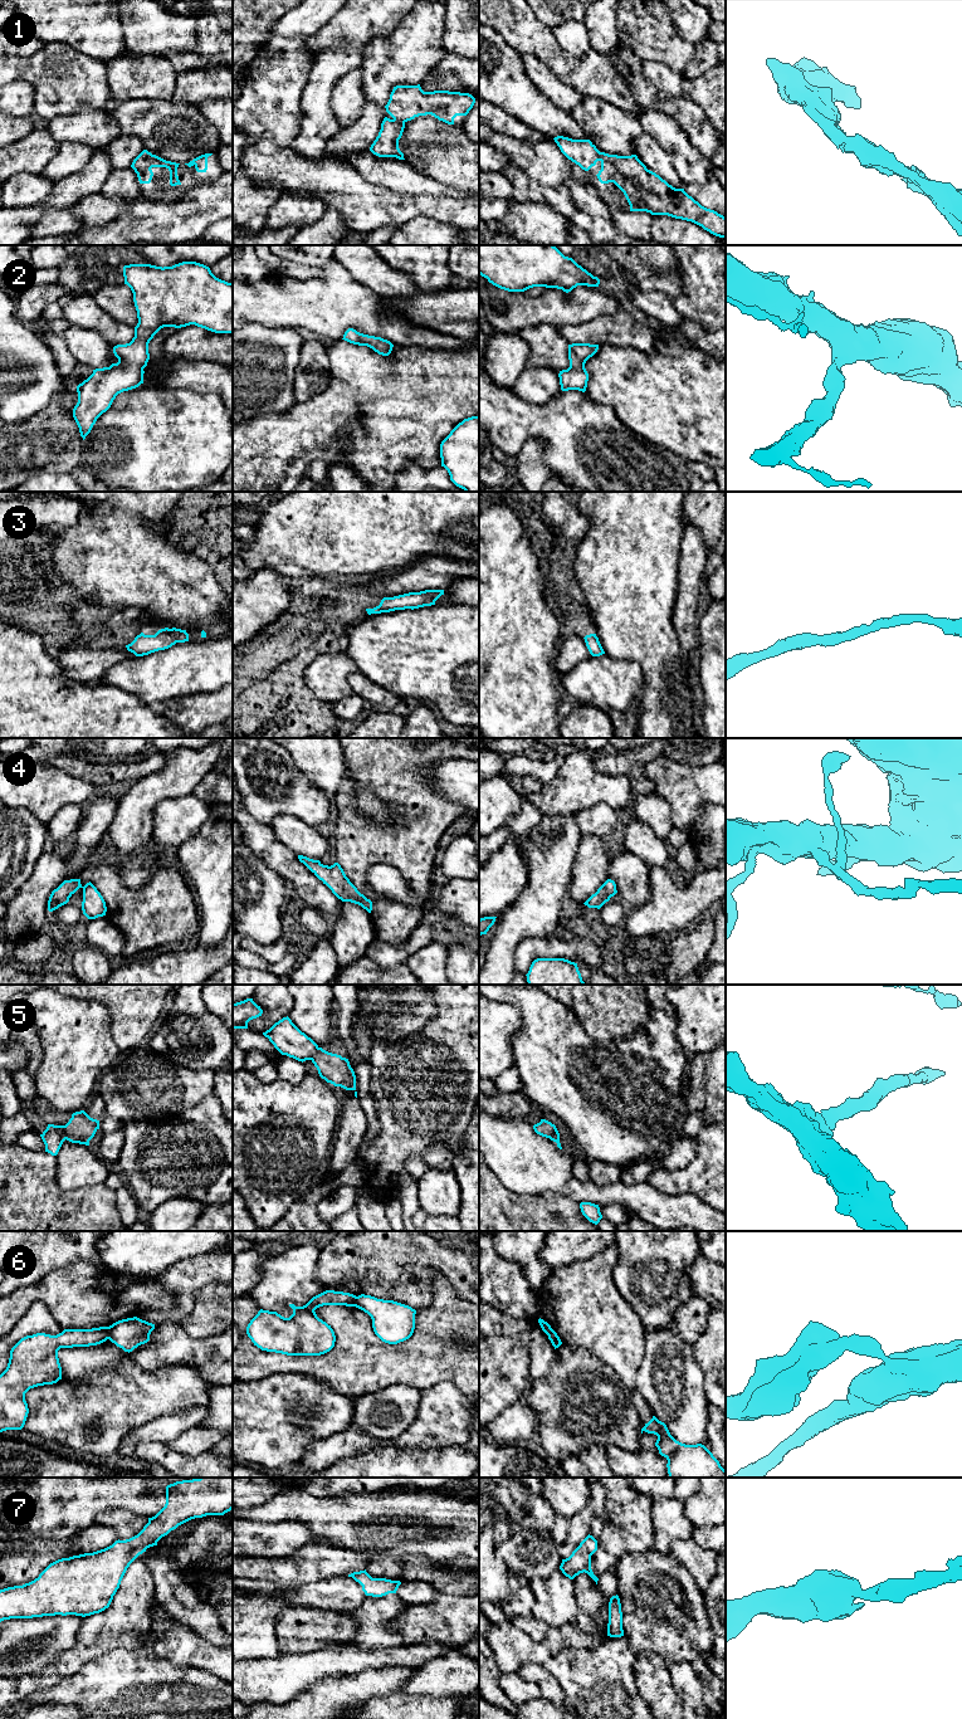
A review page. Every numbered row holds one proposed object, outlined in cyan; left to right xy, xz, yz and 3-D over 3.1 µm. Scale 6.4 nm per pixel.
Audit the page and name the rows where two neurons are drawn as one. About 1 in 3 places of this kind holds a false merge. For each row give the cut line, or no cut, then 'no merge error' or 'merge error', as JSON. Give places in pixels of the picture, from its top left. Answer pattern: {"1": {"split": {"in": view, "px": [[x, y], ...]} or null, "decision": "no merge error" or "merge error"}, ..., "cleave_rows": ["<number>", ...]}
{"1": {"split": null, "decision": "no merge error"}, "2": {"split": null, "decision": "no merge error"}, "3": {"split": null, "decision": "no merge error"}, "4": {"split": null, "decision": "no merge error"}, "5": {"split": null, "decision": "no merge error"}, "6": {"split": {"in": "xy", "px": [[110, 1327], [110, 1336], [107, 1338]]}, "decision": "merge error"}, "7": {"split": null, "decision": "no merge error"}, "cleave_rows": ["6"]}

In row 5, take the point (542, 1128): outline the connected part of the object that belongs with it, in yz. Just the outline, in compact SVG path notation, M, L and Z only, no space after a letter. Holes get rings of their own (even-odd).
M541 1119L539 1123L533 1125L533 1129L537 1134L550 1138L551 1141L557 1143L557 1147L562 1149L561 1143L560 1143L560 1133L556 1128L555 1124L546 1119Z

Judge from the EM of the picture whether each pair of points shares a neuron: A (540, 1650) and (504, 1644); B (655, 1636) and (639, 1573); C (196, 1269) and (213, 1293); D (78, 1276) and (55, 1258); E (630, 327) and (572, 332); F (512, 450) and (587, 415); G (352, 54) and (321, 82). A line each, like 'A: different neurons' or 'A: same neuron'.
A: same neuron
B: same neuron
C: different neurons
D: different neurons
E: same neuron
F: same neuron
G: same neuron

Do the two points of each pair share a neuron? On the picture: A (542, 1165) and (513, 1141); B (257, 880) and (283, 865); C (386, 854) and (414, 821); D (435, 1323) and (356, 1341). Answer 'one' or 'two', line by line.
A: one
B: two
C: one
D: one

